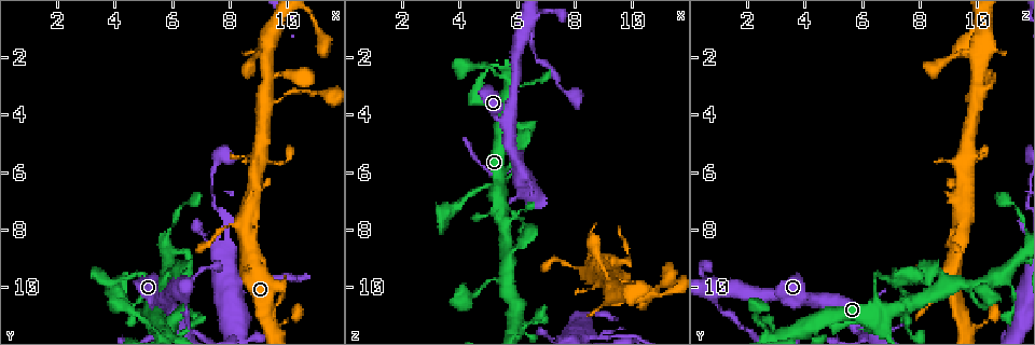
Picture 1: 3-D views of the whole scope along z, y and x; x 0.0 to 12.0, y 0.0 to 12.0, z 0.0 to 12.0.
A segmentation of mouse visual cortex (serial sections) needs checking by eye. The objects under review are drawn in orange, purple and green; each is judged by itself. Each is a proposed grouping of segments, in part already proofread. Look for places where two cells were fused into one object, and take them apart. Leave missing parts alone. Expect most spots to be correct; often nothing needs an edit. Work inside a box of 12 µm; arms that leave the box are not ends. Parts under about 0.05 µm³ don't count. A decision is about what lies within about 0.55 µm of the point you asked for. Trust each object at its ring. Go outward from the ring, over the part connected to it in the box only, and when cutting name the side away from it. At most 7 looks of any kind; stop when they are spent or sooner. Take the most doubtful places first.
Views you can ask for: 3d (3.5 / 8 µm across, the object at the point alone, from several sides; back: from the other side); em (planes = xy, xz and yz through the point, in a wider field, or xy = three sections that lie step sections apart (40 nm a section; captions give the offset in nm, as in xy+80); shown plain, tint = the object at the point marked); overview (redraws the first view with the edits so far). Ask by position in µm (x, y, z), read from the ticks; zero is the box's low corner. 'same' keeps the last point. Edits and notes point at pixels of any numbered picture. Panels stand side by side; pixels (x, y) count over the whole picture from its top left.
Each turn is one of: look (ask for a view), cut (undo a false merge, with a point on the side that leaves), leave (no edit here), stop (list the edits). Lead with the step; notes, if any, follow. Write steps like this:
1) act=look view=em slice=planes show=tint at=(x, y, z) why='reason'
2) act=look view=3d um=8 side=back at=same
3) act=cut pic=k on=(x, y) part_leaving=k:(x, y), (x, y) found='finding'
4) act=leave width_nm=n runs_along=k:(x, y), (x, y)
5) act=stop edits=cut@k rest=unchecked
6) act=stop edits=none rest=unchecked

act=look view=3d um=3.5 at=(5.1, 10.2, 6.4) why='calibre changes'

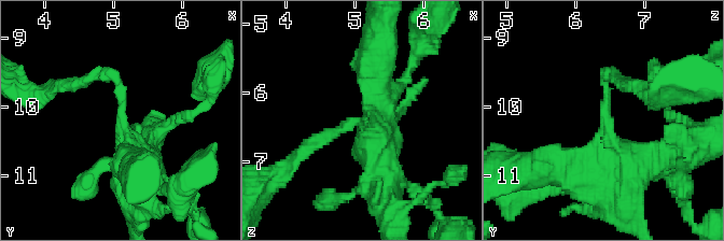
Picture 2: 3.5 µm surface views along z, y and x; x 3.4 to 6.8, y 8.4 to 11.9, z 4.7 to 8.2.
act=look view=em slice=planes show=tint at=(5.15, 10.15, 6.50)

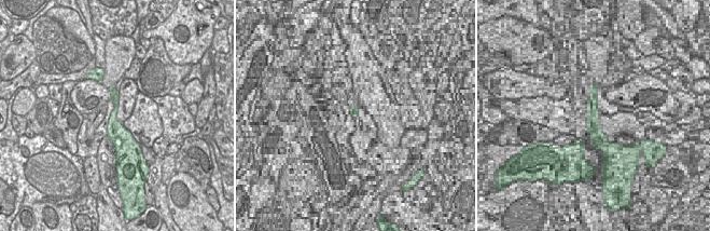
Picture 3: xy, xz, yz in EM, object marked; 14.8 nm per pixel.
act=leave runs_along=2:(138, 170), (117, 81), (88, 78) found='all the same cell'

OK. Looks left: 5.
act=look view=3d um=3.5 at=(6.5, 10.4, 0.8)

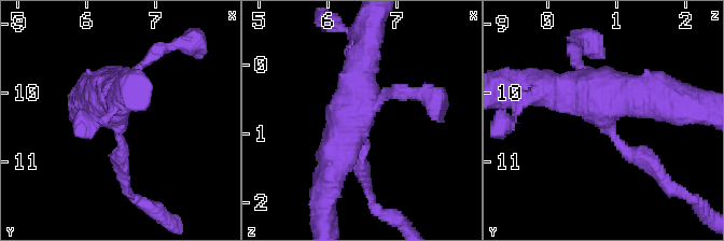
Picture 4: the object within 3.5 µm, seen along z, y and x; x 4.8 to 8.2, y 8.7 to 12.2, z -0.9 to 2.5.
act=look view=em slice=xy step=5 show=tint at=(6.45, 10.35, 0.85) arms=4 arm_widths_nm=150,200,400,450 why='need the tissue'

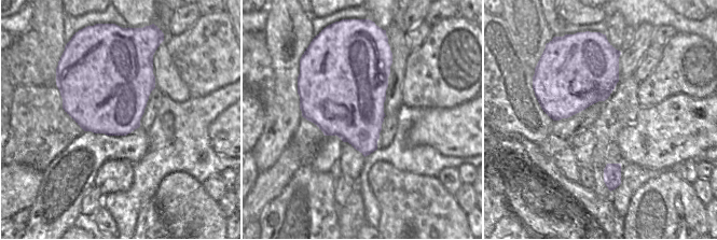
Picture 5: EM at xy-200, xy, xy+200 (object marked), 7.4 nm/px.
act=leave found='one cell here'

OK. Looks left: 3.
act=look view=3d um=8 at=(8.2, 7.8, 9.3) why='thin arm on a thick one'

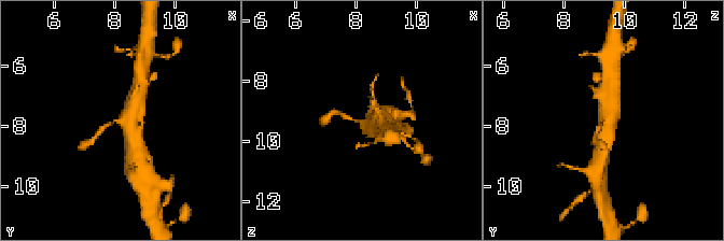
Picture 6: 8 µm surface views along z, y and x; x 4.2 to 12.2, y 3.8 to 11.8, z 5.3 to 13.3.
act=look view=3d um=3.5 side=back at=(8.2, 7.8, 9.3) why='closer look'

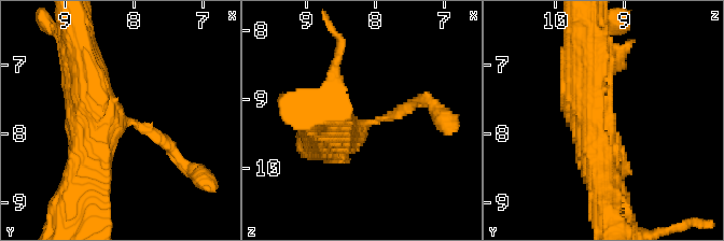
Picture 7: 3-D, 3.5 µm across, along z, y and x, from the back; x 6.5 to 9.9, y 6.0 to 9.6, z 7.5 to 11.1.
act=look view=em slice=xy step=2 show=tint at=(8.15, 7.85, 9.40) arms=3 arm_widths_nm=150,500,500

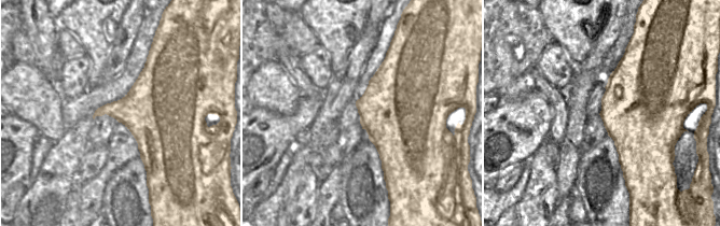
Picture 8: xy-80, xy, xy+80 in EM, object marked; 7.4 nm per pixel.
act=leave runs_along=7:(609, 193), (584, 60) found='all the same cell'

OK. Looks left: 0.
act=stop edits=none rest=unchecked

